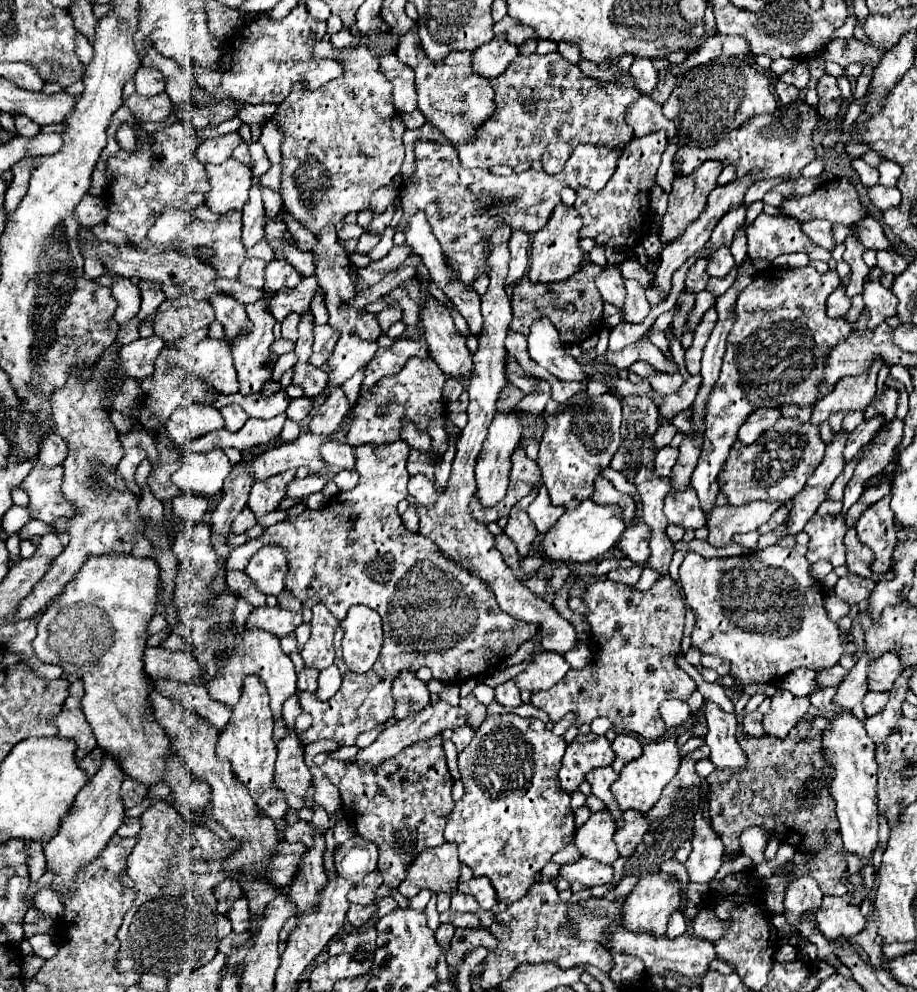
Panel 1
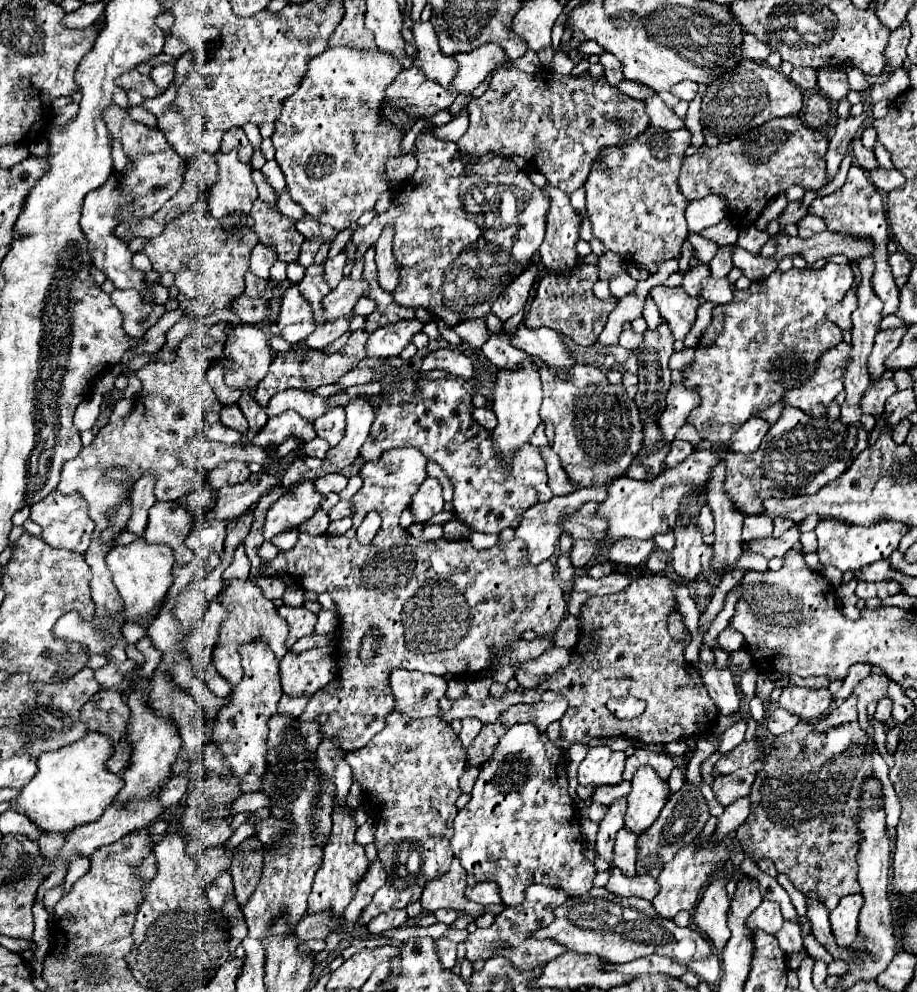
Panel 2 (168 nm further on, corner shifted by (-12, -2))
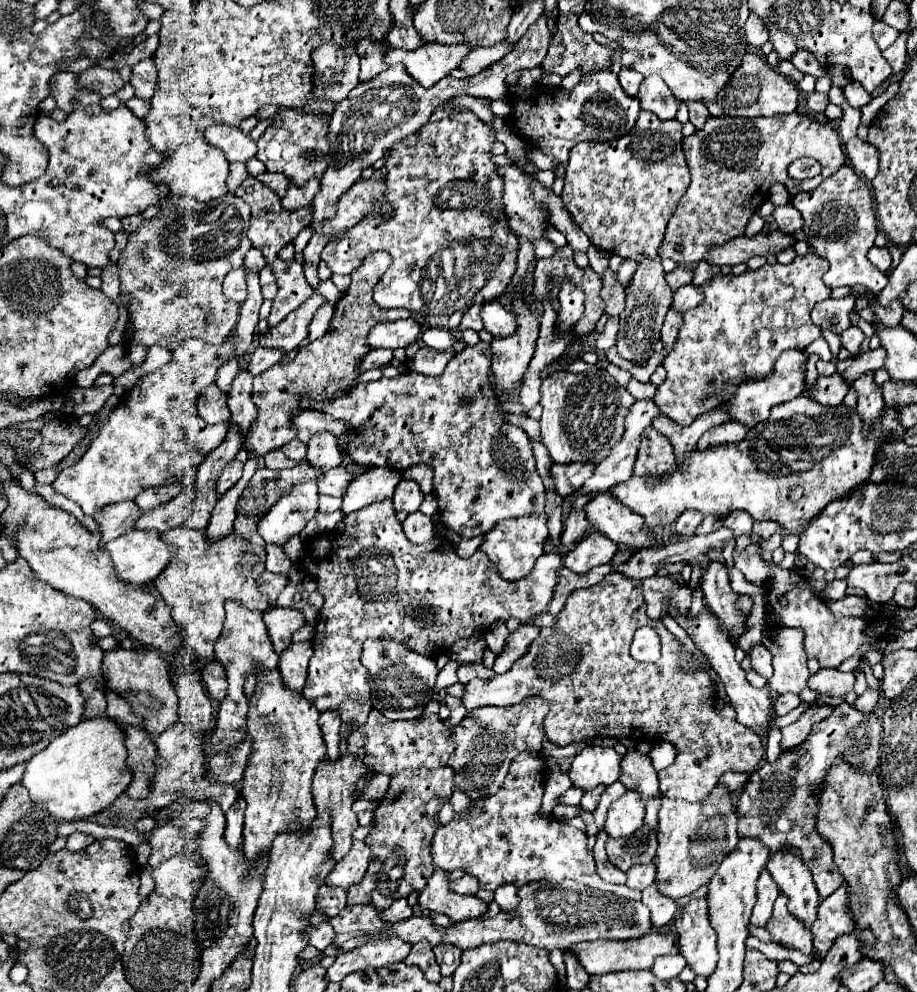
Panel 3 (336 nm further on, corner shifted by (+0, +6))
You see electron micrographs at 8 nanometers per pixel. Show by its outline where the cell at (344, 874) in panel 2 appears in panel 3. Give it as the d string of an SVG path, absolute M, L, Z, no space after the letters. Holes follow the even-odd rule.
M348 752L344 756L338 758L338 762L330 762L326 760L326 764L322 764L322 768L318 768L318 776L314 776L312 782L312 794L314 794L314 804L318 808L318 814L328 812L332 816L332 838L334 838L334 848L330 850L330 856L334 862L342 860L342 856L350 850L352 846L352 832L358 826L358 818L352 812L352 804L358 798L358 790L356 790L356 780L366 776L368 768L362 764L362 760L356 760L356 756L350 756Z

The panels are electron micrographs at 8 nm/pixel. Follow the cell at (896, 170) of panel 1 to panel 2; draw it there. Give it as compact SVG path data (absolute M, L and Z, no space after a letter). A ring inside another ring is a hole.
M876 142L876 146L874 146L874 154L876 154L878 166L882 166L882 168L892 168L892 166L894 166L894 164L892 164L892 160L890 160L888 150L886 150L880 142Z

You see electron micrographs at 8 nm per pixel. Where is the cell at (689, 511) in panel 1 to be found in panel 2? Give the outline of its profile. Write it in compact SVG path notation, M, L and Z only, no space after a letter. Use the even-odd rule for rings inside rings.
M708 506L702 508L702 512L698 516L698 526L702 528L702 534L712 534L714 532L714 516L712 516Z

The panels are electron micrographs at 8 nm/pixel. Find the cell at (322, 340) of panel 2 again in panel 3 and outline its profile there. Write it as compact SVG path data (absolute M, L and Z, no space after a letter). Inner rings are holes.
M258 346L258 348L254 350L254 354L252 354L252 358L250 358L250 364L248 364L250 374L256 376L256 374L264 372L264 370L270 368L274 362L280 362L284 354L286 354L286 352L284 352L284 350L278 350L278 348L262 348L262 346Z

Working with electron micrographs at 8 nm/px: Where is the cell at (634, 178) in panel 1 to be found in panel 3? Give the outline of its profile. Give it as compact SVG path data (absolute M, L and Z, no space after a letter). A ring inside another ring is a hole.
M642 110L630 134L608 142L584 140L570 150L560 198L594 246L636 262L658 256L666 224L690 184L682 138L678 120L658 120Z

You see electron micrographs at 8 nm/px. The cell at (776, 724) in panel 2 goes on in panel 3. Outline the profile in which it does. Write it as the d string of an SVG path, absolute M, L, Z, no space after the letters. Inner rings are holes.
M782 694L774 700L774 714L776 716L786 716L790 710L794 710L802 700L794 694Z

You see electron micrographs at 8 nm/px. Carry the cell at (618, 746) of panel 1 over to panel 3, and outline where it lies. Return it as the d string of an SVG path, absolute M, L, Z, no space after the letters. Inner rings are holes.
M630 750L630 752L626 752L626 756L622 756L620 768L622 768L620 782L626 788L638 788L638 792L642 792L644 800L660 794L658 776L656 776L656 770L654 770L648 754Z

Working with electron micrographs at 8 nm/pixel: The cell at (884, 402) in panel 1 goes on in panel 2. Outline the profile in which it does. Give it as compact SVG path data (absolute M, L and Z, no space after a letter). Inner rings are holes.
M878 380L870 388L866 388L866 396L862 396L862 412L880 416L884 412L886 400L896 392L896 386L892 380Z

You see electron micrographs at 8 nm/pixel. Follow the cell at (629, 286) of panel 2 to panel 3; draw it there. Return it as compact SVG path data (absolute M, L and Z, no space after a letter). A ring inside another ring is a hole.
M594 246L590 248L590 252L588 252L586 256L588 256L588 260L590 260L590 268L592 268L594 272L598 272L600 276L604 276L604 270L608 270L608 260L610 260L610 256L608 256L606 252L594 248Z

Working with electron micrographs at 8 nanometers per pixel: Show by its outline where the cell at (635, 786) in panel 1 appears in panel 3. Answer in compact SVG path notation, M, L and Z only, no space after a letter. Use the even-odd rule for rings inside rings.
M636 790L622 794L608 810L604 832L610 838L630 836L644 824L644 800Z

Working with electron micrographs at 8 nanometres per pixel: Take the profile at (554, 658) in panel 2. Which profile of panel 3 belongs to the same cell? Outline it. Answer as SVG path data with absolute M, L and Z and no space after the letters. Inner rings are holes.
M520 624L520 628L508 636L504 652L494 662L494 672L504 674L520 656L524 656L534 642L534 638L540 634L540 628L536 624Z

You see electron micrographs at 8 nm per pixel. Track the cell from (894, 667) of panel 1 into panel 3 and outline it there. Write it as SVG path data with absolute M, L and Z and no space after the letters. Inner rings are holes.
M820 668L810 676L808 688L818 694L828 696L846 696L854 688L854 672L840 672L836 668Z

